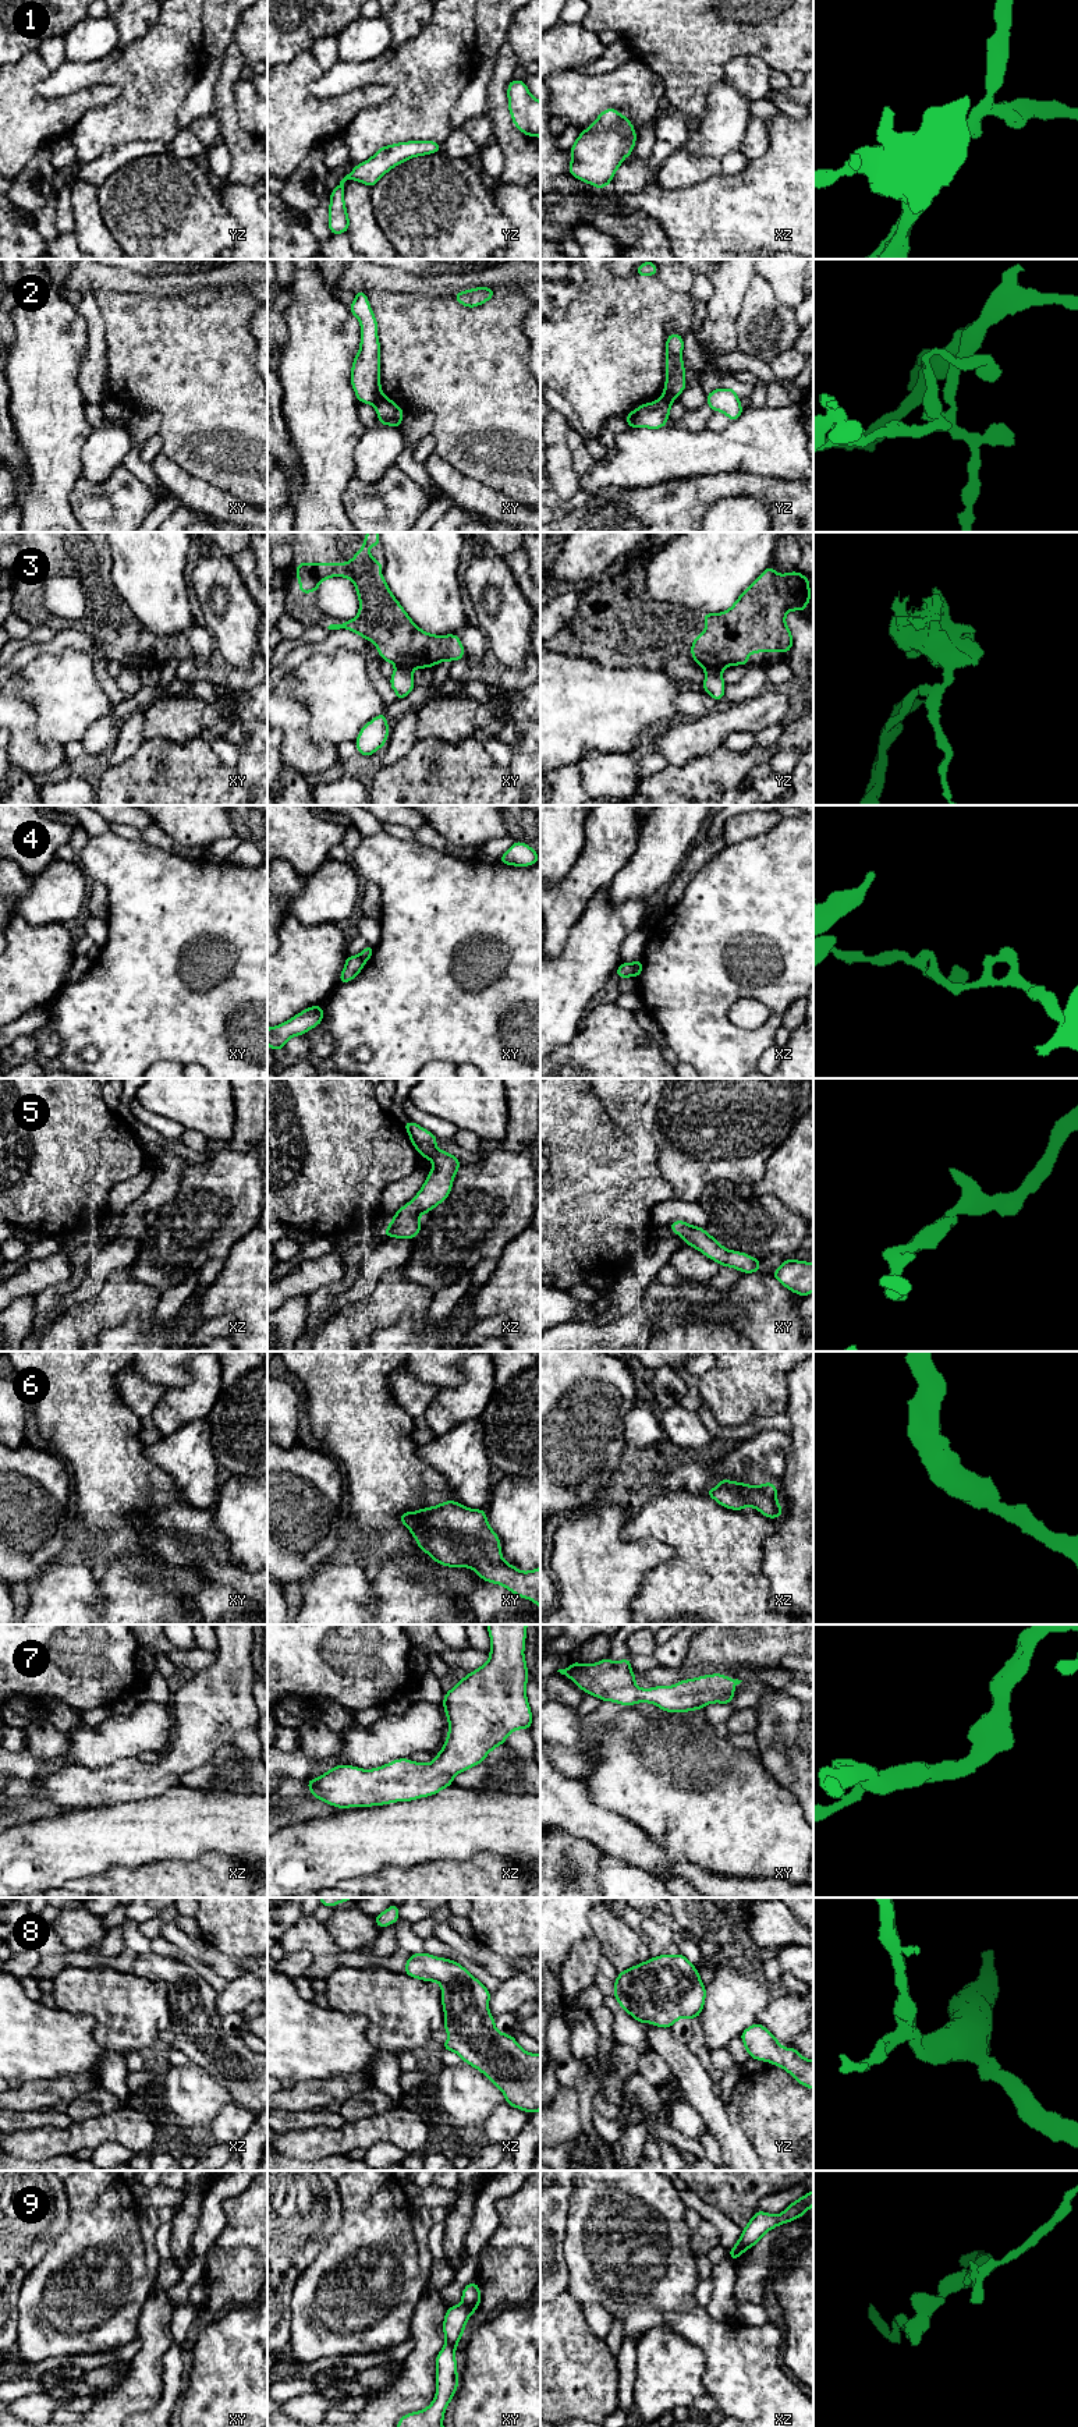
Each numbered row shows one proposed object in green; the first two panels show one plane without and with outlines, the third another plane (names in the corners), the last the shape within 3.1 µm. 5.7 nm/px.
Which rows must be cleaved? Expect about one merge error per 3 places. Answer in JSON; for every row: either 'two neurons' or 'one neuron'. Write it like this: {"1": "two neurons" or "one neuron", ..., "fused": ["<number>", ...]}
{"1": "one neuron", "2": "two neurons", "3": "two neurons", "4": "two neurons", "5": "one neuron", "6": "one neuron", "7": "one neuron", "8": "one neuron", "9": "two neurons", "fused": ["2", "3", "4", "9"]}

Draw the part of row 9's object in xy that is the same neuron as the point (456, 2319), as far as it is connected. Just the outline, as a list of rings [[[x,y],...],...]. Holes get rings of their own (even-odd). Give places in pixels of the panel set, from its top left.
[[[464,2303],[447,2309],[443,2320],[446,2343],[436,2356],[436,2396],[426,2409],[404,2414],[397,2427],[443,2427],[446,2407],[458,2387],[455,2348],[472,2313]]]

